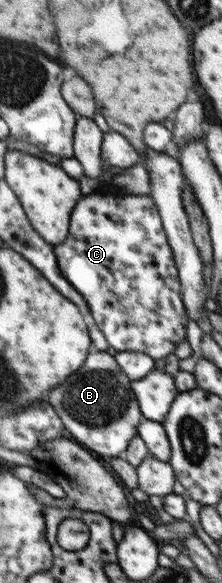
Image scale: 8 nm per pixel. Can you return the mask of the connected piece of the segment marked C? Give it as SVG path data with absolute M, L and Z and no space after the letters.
M98 191L83 196L70 215L68 237L54 245L59 270L70 285L81 294L89 307L98 330L104 334L109 346L117 351L148 354L158 360L173 354L180 342L187 338L190 319L181 300L179 273L170 249L160 213L150 195L128 195L124 198L108 197Z

